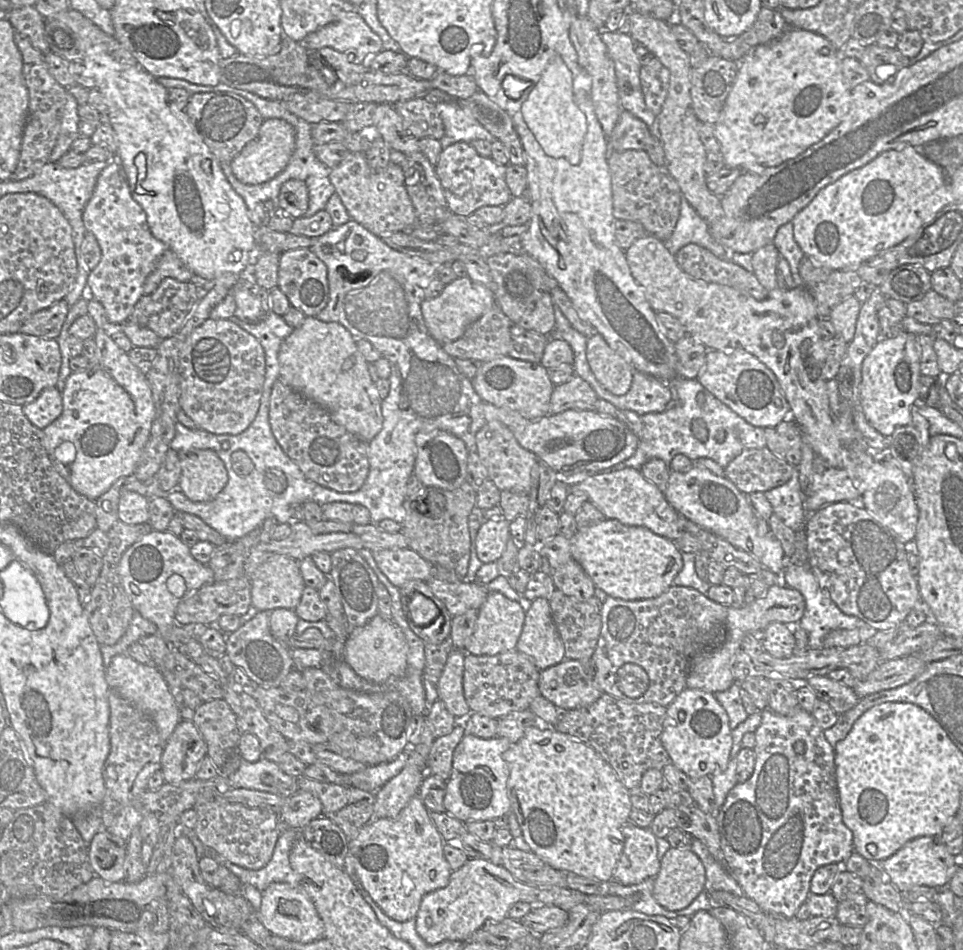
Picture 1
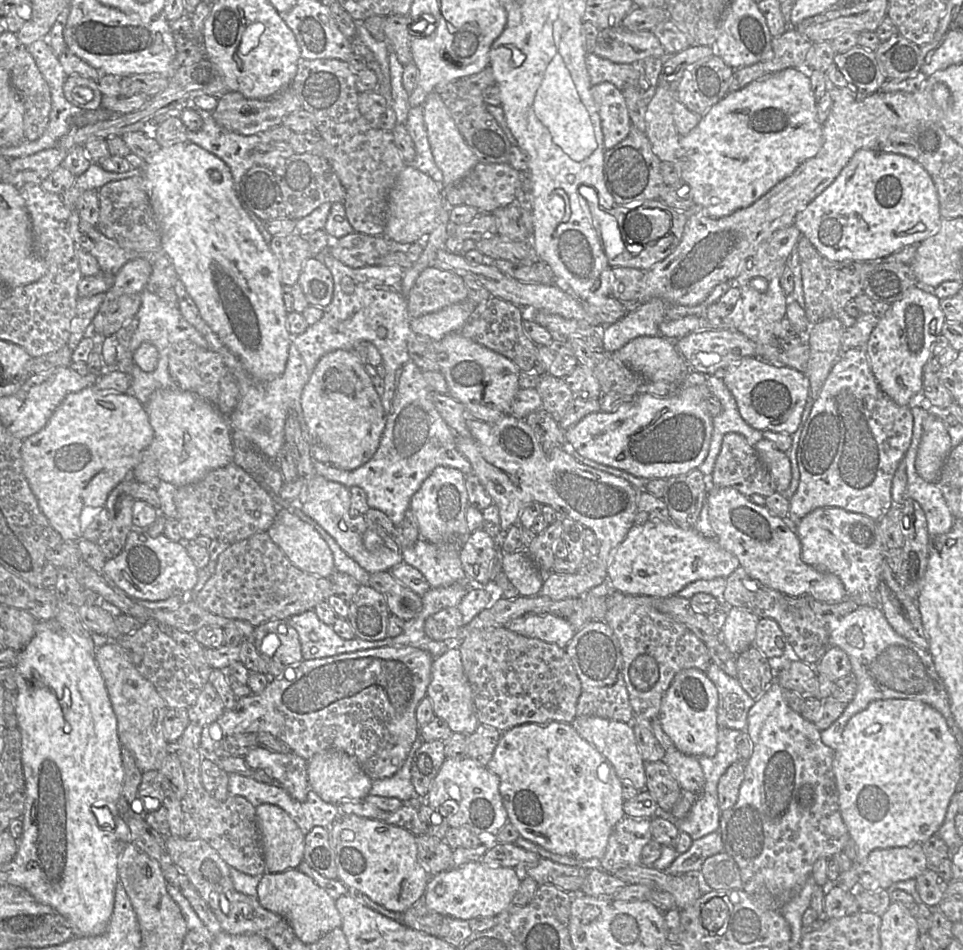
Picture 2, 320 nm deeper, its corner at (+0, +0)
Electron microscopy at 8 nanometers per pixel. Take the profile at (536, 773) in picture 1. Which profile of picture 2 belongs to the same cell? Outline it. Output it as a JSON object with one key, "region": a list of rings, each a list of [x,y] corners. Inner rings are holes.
{"region":[[[525,723],[505,731],[486,766],[500,779],[499,791],[509,822],[520,836],[554,854],[581,862],[600,861],[616,824],[625,817],[622,781],[611,763],[569,723]]]}

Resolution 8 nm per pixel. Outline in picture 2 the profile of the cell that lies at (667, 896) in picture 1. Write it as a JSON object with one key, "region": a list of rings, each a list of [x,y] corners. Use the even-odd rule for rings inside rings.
{"region":[[[469,862],[431,876],[426,886],[424,900],[429,909],[442,916],[461,920],[496,917],[512,905],[512,899],[520,883],[513,868],[491,868],[482,862]]]}

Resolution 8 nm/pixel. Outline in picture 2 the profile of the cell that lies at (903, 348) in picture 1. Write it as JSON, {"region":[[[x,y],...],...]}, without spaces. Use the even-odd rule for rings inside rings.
{"region":[[[913,286],[901,299],[891,303],[872,330],[865,344],[865,353],[879,387],[898,405],[908,406],[910,400],[922,392],[923,368],[932,356],[932,345],[941,335],[944,322],[940,299]]]}

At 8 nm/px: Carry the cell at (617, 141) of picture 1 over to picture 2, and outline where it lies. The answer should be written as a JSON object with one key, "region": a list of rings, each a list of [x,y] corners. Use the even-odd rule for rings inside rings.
{"region":[[[610,82],[593,85],[591,92],[599,110],[604,146],[613,148],[627,137],[632,125],[625,97]]]}

